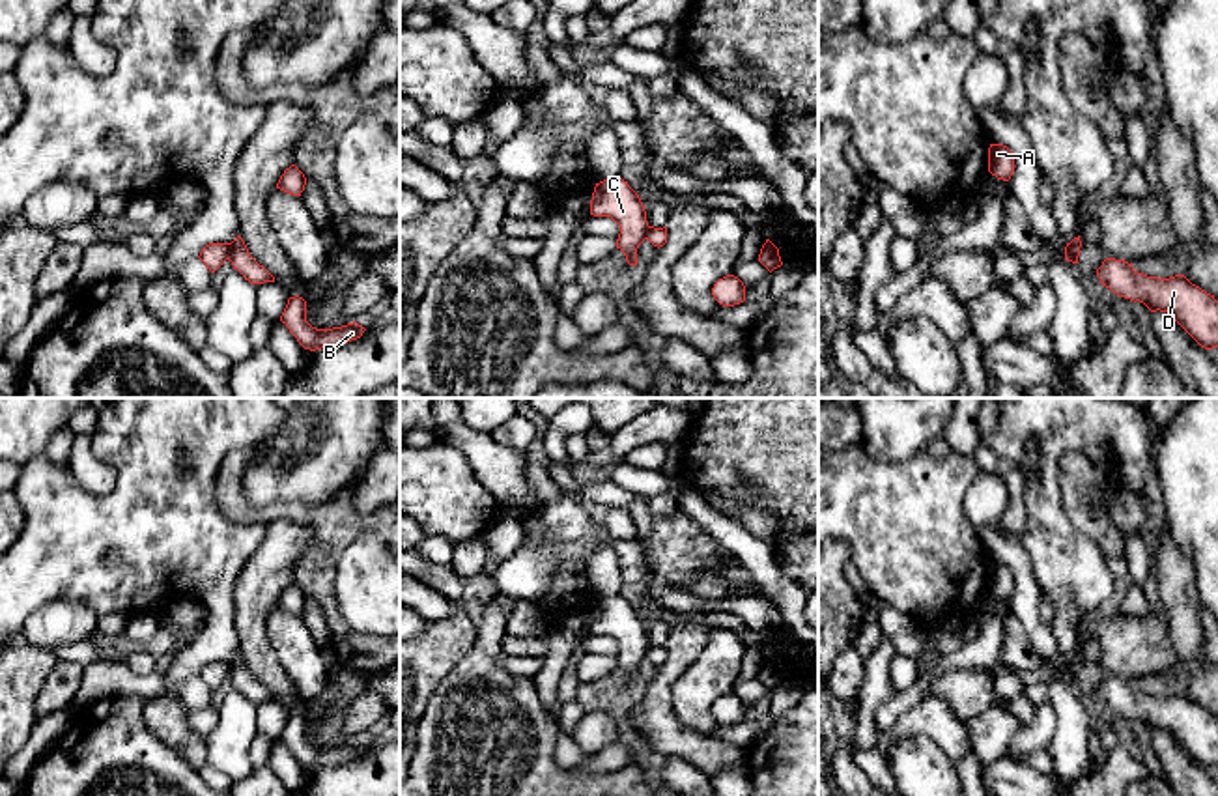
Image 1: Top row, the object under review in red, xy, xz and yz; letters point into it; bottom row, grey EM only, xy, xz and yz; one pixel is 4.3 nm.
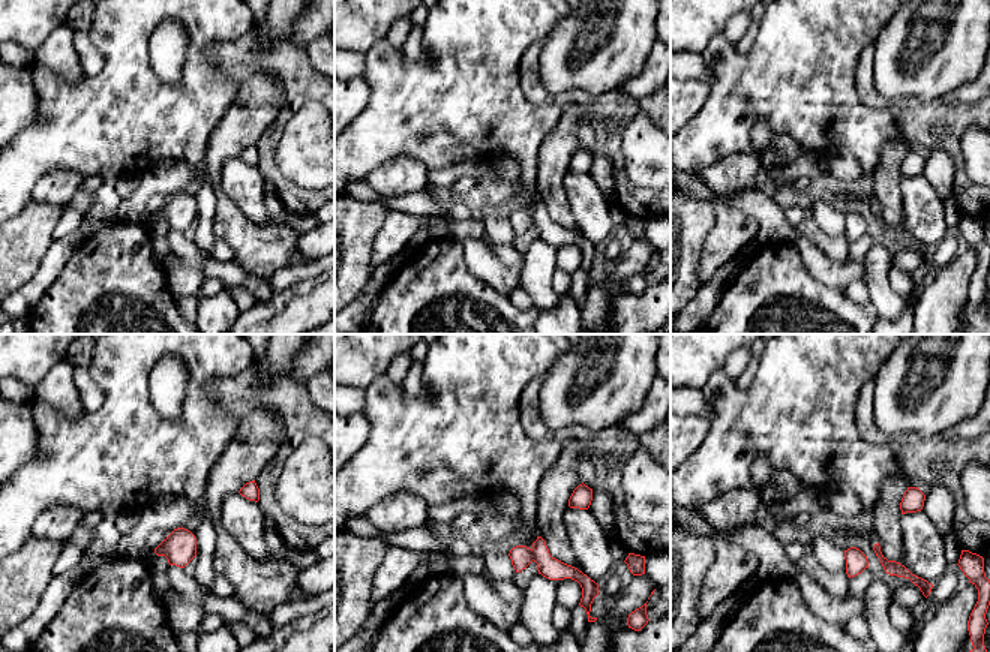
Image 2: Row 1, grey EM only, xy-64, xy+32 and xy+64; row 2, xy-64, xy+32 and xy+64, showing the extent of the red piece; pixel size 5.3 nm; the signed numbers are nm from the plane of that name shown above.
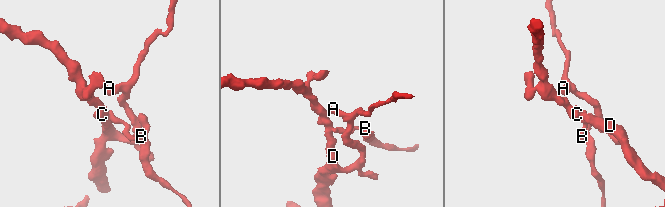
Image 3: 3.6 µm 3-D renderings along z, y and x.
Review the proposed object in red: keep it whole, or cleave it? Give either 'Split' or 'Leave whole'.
Split

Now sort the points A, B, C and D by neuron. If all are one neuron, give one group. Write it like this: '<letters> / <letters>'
A C D / B

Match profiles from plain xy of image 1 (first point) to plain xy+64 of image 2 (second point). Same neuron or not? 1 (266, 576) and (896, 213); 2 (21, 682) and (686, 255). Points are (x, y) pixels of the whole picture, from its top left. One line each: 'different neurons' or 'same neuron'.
1: same neuron
2: same neuron

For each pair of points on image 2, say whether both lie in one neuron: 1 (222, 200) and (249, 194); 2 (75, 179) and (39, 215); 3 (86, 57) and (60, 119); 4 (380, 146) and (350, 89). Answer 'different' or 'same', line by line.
1: different
2: different
3: different
4: different

